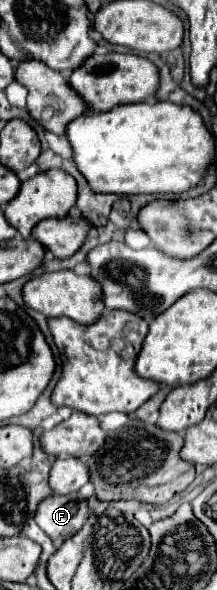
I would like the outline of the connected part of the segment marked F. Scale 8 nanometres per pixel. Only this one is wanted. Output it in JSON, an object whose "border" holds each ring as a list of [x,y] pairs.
{"border":[[[52,494],[38,506],[36,524],[54,540],[56,546],[62,546],[84,526],[88,514],[88,498],[82,494]]]}

